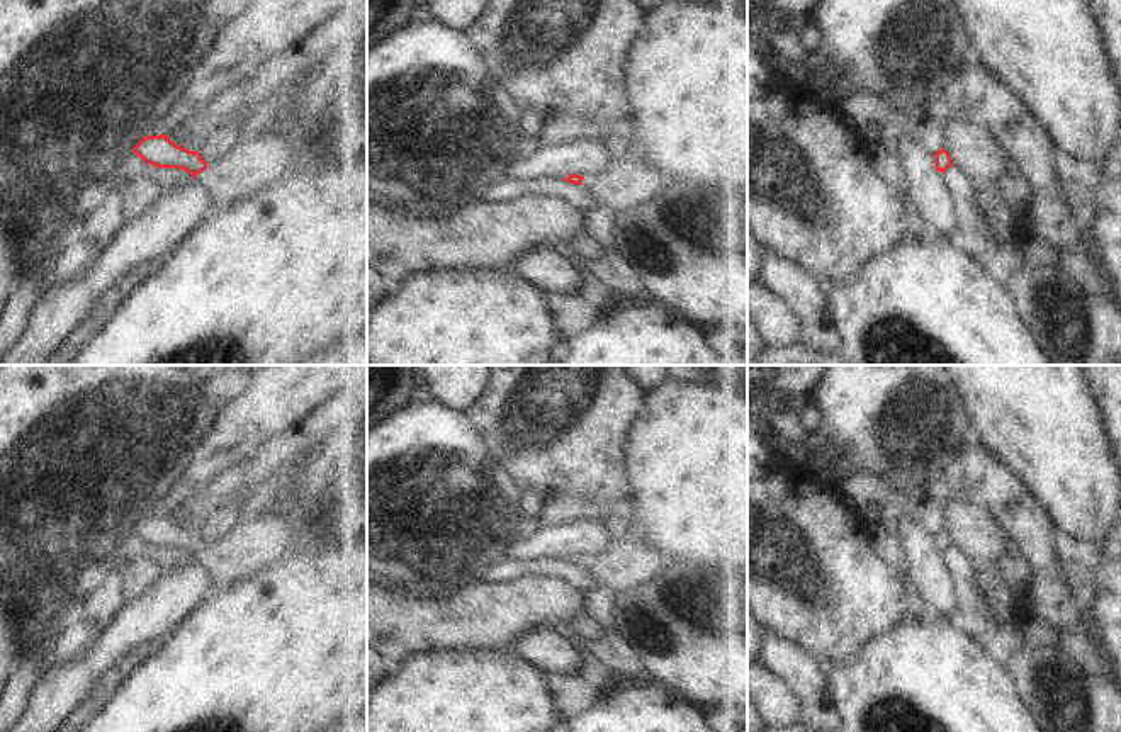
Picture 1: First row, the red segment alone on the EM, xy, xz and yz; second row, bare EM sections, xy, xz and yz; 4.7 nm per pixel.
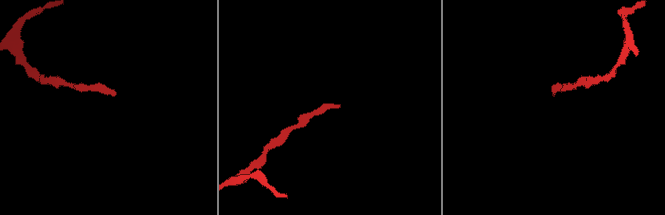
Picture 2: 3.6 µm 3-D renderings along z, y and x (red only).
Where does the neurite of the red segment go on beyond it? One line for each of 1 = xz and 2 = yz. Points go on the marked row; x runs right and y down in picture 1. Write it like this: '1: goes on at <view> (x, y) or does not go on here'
1: does not go on here
2: does not go on here

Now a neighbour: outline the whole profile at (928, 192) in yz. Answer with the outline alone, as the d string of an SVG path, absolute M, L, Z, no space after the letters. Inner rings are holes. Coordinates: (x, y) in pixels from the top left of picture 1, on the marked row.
M898 146L897 158L904 166L910 202L929 224L929 231L958 241L956 207L931 156L921 148Z

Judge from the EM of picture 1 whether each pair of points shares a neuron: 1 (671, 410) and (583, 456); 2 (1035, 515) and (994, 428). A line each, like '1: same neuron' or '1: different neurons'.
1: different neurons
2: different neurons

